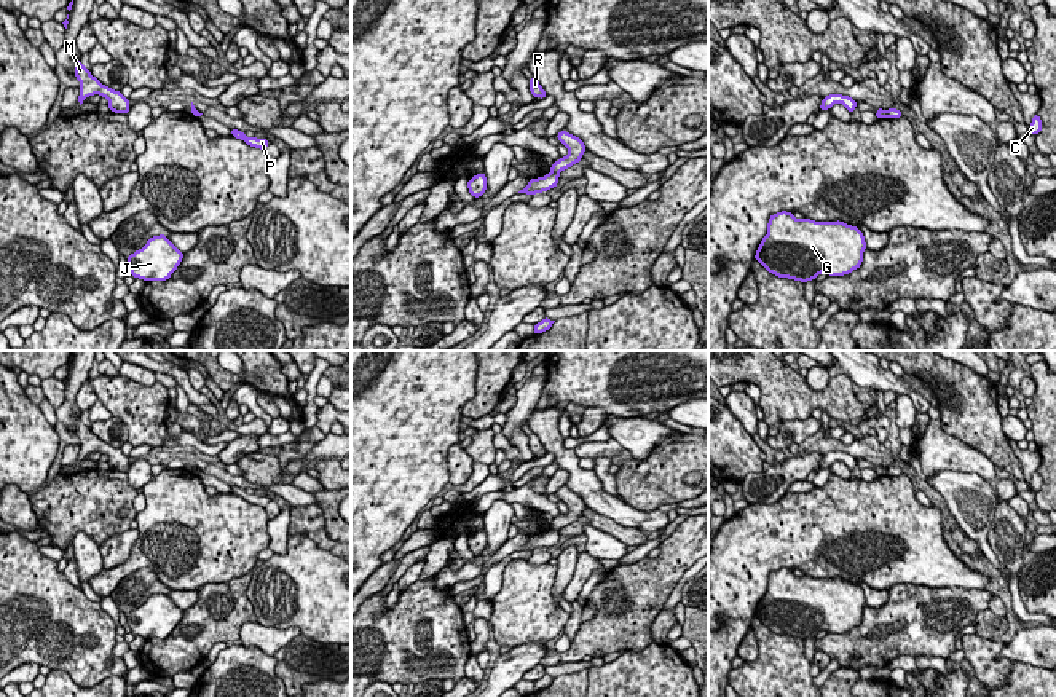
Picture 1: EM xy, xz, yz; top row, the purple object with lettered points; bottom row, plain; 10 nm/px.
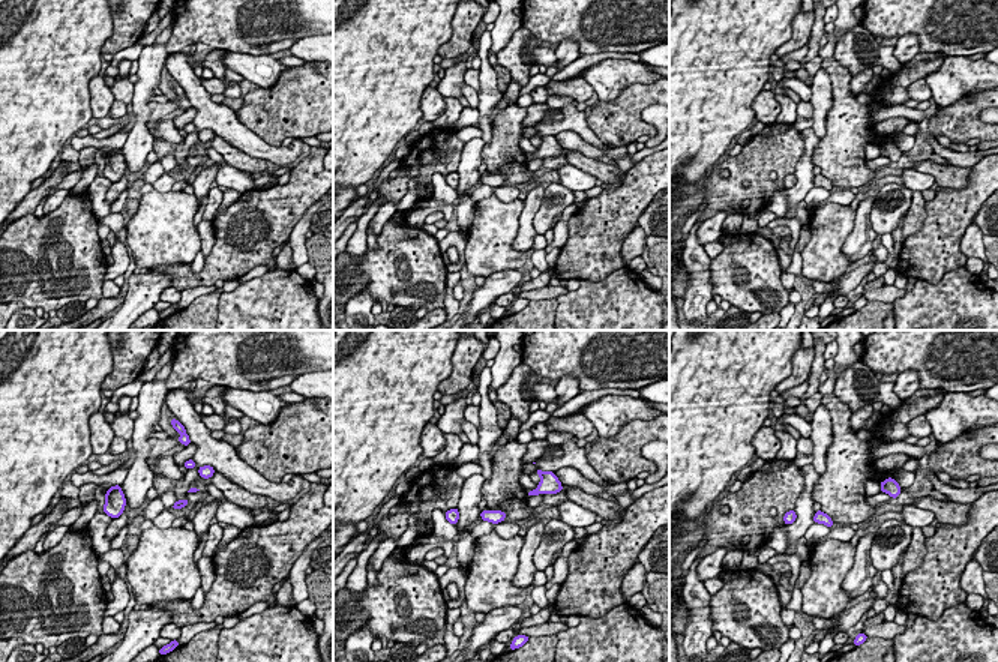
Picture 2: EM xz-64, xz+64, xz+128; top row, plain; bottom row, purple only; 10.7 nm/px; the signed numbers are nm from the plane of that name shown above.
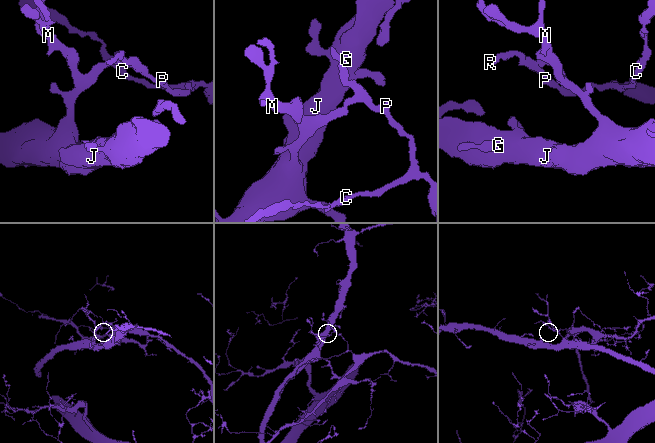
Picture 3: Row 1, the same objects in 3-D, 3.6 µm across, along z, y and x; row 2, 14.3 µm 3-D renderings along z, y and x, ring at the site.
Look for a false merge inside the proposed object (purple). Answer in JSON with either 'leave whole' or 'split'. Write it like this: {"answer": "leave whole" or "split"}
{"answer": "split"}

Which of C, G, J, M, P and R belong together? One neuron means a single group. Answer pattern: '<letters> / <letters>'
C P R / G J M

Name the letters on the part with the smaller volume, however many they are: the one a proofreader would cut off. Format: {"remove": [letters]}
{"remove": ["C", "P", "R"]}

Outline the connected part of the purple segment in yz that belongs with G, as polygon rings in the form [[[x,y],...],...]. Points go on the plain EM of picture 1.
[[[780,568],[769,574],[767,592],[762,595],[755,617],[769,630],[778,635],[788,635],[801,640],[815,636],[818,632],[845,633],[858,627],[866,608],[865,593],[860,585],[836,579],[815,579],[810,576],[796,576],[788,568]]]

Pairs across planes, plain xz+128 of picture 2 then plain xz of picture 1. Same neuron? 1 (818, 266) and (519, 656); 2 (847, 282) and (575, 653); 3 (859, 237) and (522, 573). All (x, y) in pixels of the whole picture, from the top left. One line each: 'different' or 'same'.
1: different
2: different
3: different

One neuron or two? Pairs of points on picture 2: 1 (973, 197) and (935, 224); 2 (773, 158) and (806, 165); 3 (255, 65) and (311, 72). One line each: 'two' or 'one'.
1: one
2: two
3: two

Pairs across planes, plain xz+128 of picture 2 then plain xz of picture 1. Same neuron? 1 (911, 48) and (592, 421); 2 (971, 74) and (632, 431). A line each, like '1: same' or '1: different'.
1: same
2: same

